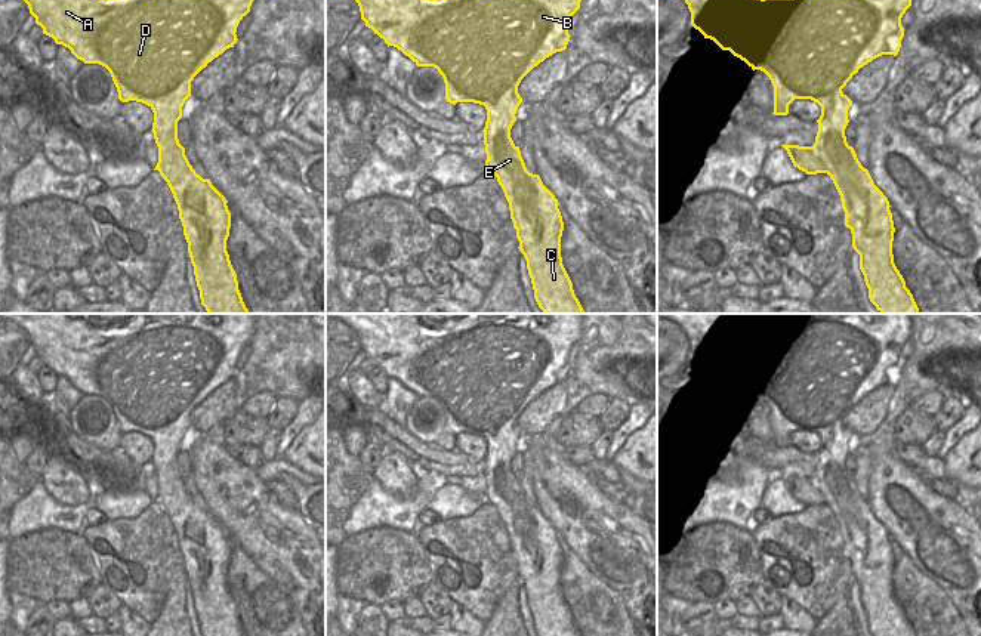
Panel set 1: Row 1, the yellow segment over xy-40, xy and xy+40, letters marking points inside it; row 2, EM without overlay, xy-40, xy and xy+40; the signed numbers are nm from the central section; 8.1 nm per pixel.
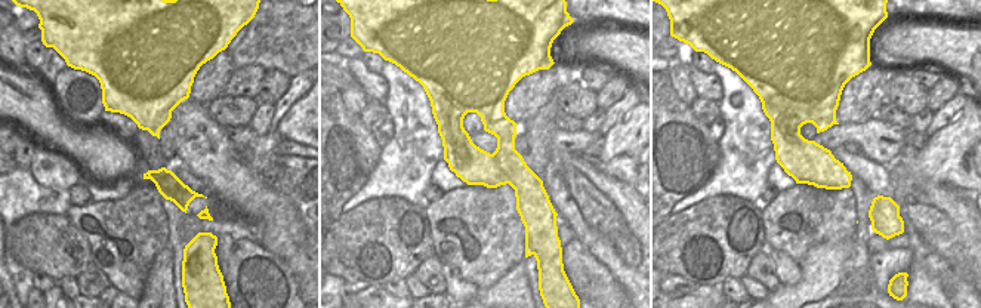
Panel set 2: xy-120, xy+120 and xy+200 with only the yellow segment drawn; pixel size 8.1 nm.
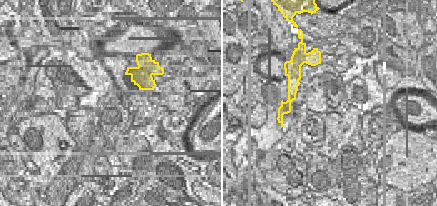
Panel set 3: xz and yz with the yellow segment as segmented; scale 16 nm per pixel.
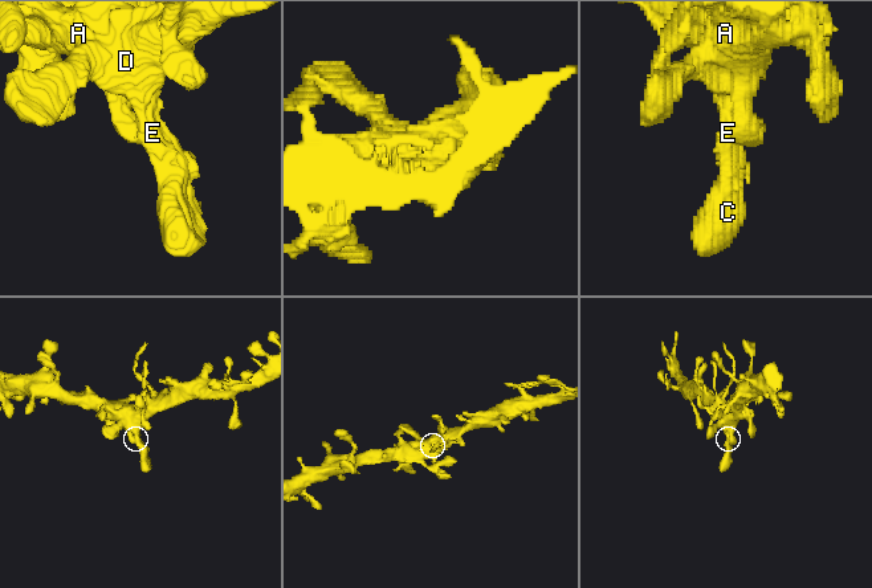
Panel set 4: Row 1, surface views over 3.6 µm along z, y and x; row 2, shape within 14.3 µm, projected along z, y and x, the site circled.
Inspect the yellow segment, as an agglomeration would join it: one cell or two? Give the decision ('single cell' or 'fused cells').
single cell

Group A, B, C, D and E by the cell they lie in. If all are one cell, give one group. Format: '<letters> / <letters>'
A B C D E

